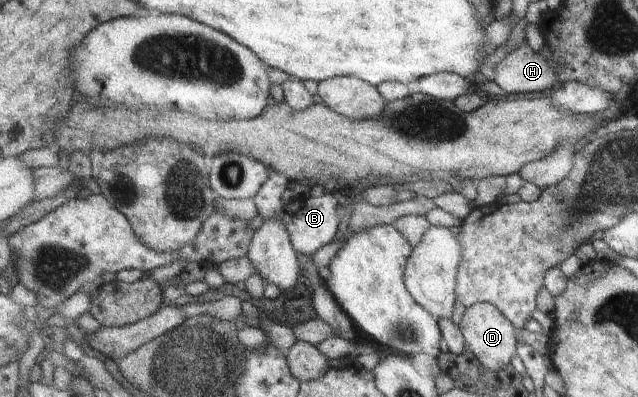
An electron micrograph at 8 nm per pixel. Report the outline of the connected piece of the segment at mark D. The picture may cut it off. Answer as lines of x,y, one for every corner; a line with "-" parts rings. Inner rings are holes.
478,303
468,307
459,322
468,346
479,361
490,370
498,372
509,366
517,354
516,330
514,323
495,305

